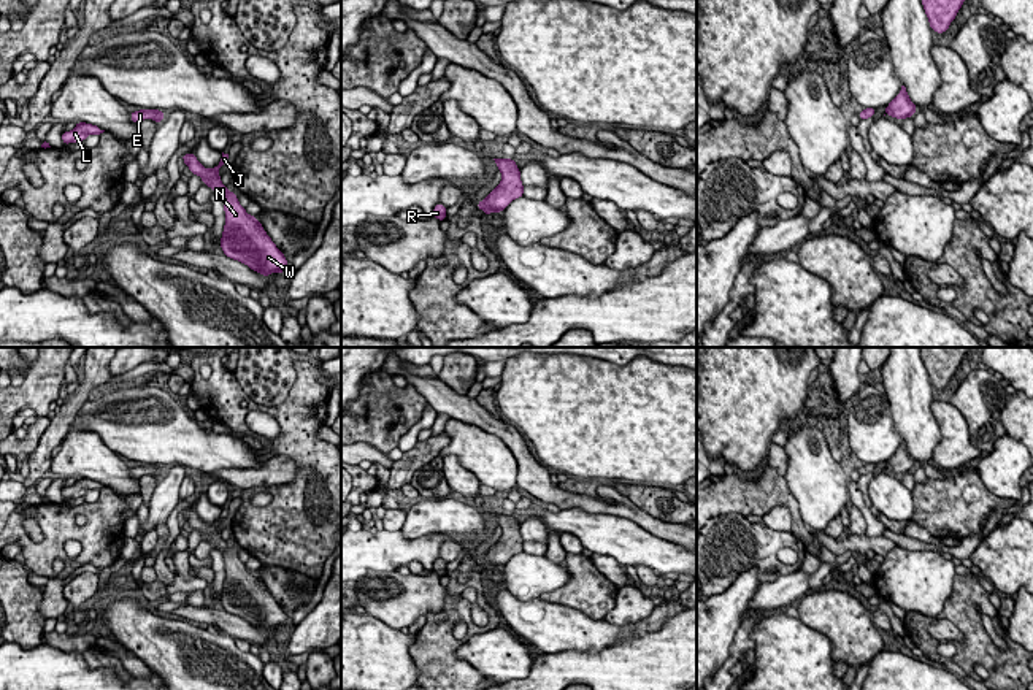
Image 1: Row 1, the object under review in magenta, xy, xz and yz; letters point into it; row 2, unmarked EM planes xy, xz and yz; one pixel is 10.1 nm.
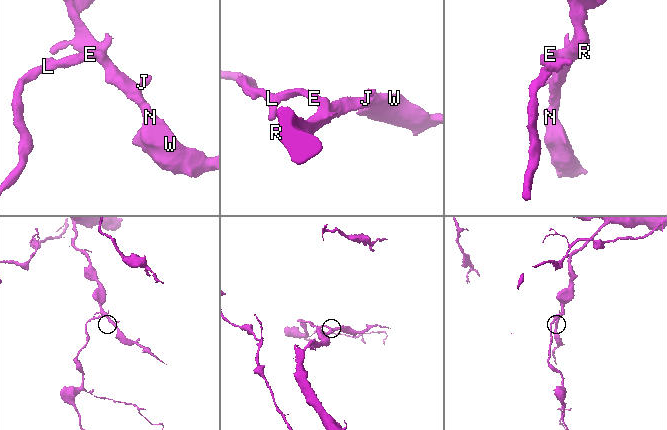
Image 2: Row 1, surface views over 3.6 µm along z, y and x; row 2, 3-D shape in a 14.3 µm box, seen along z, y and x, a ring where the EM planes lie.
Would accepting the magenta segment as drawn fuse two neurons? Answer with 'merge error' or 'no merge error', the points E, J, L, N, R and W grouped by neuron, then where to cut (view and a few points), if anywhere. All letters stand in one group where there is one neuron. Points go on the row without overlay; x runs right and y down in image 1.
no merge error; E J L N R W; no cut

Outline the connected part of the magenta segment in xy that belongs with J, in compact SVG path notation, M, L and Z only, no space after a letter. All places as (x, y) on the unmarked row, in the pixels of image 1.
M194 508L181 512L192 530L202 533L203 539L211 542L214 549L224 552L225 581L221 593L224 611L248 620L262 631L287 627L287 614L276 603L263 585L257 573L249 571L238 558L238 552L227 546L219 531L219 523L228 517L228 509L222 508L217 522L208 525L195 512Z

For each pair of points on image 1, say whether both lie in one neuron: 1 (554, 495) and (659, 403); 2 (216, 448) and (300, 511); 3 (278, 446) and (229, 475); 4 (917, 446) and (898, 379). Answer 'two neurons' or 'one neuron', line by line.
1: two neurons
2: two neurons
3: two neurons
4: one neuron

